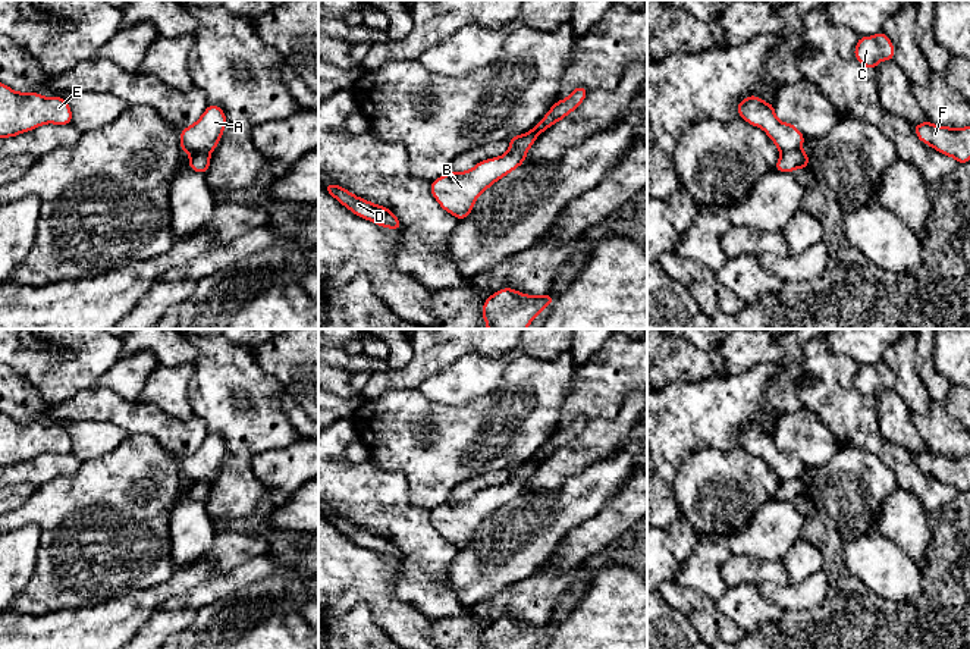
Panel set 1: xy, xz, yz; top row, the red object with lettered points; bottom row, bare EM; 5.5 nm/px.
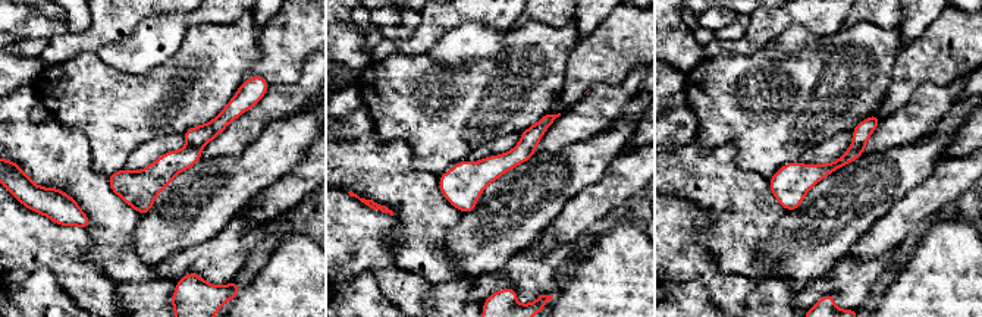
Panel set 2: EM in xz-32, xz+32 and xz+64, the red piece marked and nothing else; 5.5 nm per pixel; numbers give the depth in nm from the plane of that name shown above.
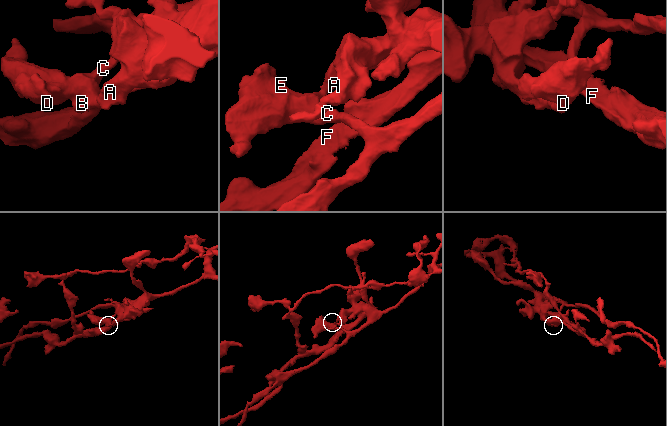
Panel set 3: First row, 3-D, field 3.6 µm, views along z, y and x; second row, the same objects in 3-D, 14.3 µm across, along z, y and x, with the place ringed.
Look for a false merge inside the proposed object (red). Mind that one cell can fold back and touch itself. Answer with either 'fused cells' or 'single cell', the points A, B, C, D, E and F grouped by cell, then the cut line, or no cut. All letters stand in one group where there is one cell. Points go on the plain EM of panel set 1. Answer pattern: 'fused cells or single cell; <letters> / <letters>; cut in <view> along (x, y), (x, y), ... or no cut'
fused cells; A F / B C D E; cut in xy along (209, 480), (194, 480), (191, 483)

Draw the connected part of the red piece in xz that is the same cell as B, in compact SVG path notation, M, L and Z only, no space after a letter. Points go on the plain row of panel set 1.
M541 449L531 460L521 464L521 471L503 485L483 489L467 501L448 501L437 507L430 512L433 526L443 539L458 549L465 548L483 520L525 490L525 483L540 460Z

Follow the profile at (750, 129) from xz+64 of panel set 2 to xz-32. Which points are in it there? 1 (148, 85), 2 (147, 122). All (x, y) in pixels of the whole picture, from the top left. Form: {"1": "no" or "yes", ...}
{"1": "yes", "2": "yes"}

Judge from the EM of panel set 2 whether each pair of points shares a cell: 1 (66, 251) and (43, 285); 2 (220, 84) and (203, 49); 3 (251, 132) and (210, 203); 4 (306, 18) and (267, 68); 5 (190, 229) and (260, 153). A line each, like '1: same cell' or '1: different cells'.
1: different cells
2: same cell
3: different cells
4: same cell
5: same cell

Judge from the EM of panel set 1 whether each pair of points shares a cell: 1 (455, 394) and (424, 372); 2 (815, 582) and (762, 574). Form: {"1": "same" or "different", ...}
{"1": "different", "2": "different"}

